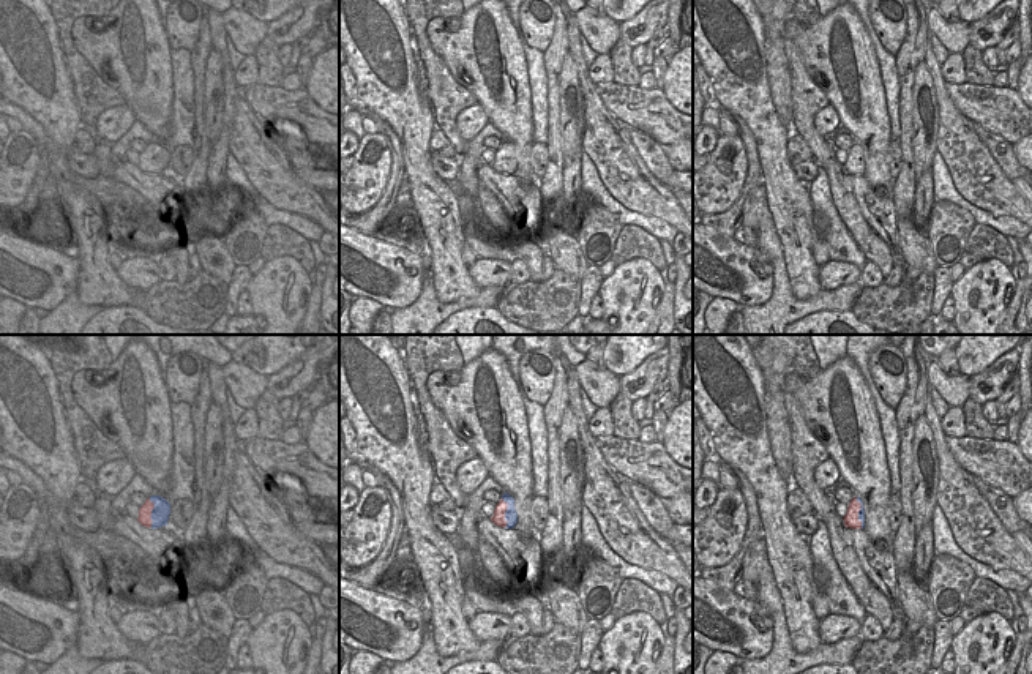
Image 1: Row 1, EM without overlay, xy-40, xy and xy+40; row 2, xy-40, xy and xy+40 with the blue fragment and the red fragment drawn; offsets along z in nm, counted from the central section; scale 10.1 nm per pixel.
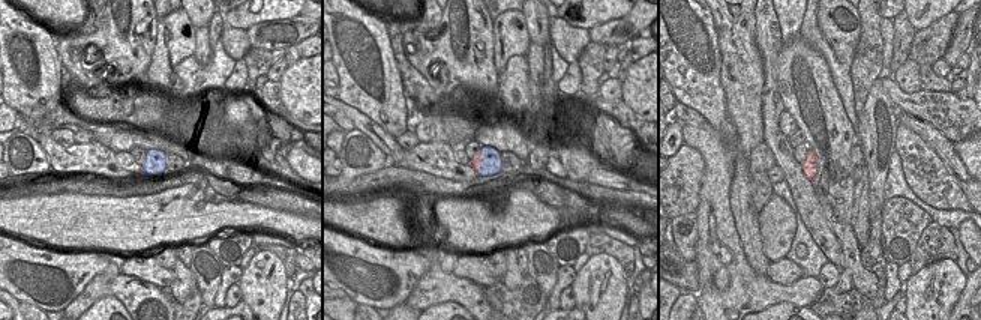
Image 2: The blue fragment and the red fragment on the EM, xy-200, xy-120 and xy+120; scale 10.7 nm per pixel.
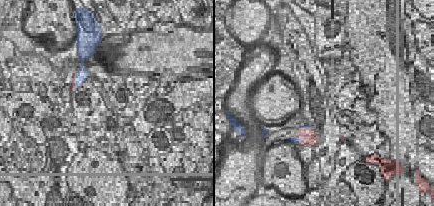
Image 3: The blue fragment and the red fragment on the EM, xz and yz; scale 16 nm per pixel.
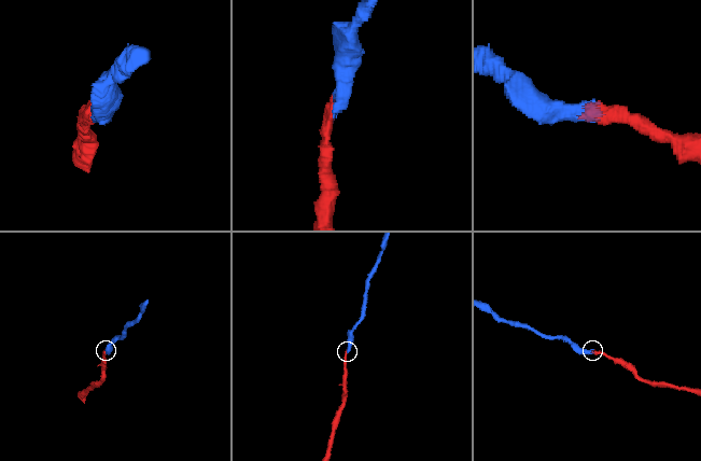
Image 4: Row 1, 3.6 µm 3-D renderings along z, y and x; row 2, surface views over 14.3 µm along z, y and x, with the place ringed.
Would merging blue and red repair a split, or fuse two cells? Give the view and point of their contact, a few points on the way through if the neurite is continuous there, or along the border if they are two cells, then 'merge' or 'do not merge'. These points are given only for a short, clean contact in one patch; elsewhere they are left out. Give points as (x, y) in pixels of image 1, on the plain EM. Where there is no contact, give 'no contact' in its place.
meets blue in xy at (505, 160); do not merge

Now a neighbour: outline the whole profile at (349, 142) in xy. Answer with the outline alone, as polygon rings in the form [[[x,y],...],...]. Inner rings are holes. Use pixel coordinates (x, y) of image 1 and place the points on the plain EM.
[[[344,131],[339,137],[339,159],[352,156],[358,148],[360,139],[352,131]]]

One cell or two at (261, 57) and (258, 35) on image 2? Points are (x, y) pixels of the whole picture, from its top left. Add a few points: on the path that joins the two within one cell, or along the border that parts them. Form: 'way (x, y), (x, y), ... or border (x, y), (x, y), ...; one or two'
border (251, 47), (270, 51); two

